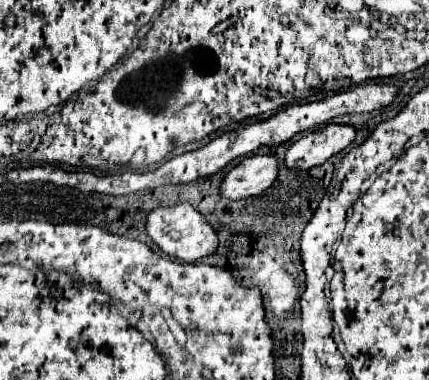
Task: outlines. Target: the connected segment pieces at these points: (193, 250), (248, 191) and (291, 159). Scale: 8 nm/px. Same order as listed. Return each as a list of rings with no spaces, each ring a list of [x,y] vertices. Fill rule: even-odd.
[[[180,203],[174,207],[158,207],[148,215],[146,225],[148,235],[152,241],[162,249],[162,253],[182,259],[186,263],[194,263],[202,257],[214,255],[218,249],[218,235],[212,229],[212,225],[206,221],[204,215],[200,215],[190,203]]]
[[[252,155],[242,159],[222,181],[220,193],[230,201],[262,195],[278,177],[278,161],[272,155]]]
[[[330,123],[324,129],[316,129],[300,137],[296,143],[292,143],[288,147],[284,161],[290,169],[318,167],[332,155],[346,149],[354,141],[354,137],[356,137],[356,129],[352,125]]]

